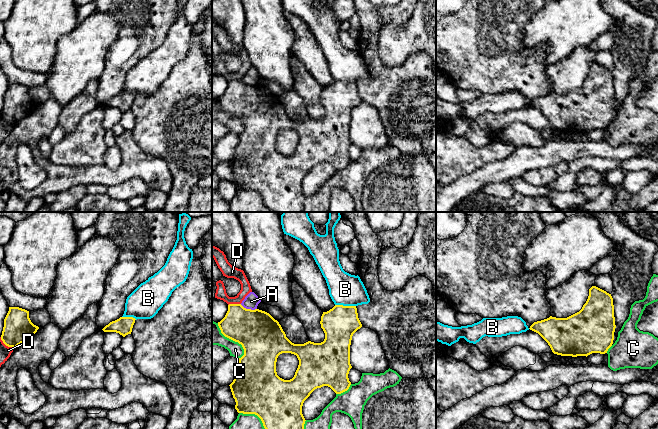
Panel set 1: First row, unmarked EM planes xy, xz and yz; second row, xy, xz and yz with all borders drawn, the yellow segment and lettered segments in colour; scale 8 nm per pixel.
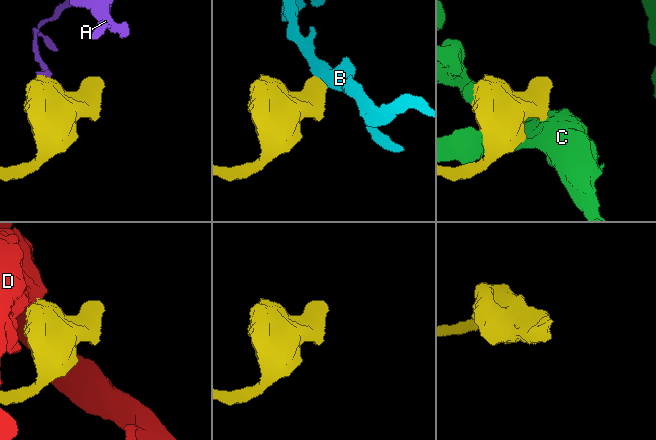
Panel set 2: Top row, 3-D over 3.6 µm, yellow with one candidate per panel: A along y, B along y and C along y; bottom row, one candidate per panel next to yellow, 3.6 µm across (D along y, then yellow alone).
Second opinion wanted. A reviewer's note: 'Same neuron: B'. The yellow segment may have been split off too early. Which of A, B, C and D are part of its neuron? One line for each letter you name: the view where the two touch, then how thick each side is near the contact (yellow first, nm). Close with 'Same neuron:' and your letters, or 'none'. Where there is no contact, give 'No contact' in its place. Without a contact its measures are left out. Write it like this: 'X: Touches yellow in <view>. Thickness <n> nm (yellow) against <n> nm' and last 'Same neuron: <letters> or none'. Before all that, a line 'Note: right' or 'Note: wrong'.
Note: wrong
Same neuron: none

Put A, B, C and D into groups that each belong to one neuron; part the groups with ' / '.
A / B / C / D

